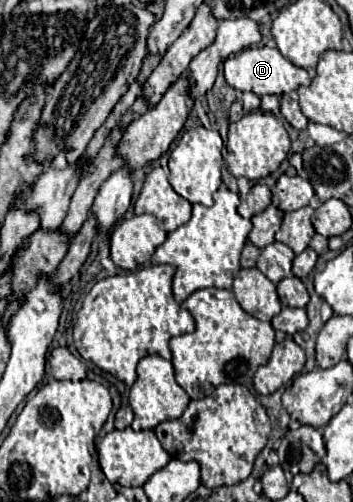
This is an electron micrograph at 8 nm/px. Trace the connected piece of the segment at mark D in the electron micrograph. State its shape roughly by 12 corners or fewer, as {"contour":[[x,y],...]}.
{"contour":[[249,47],[225,59],[237,91],[285,95],[309,73],[279,49]]}

